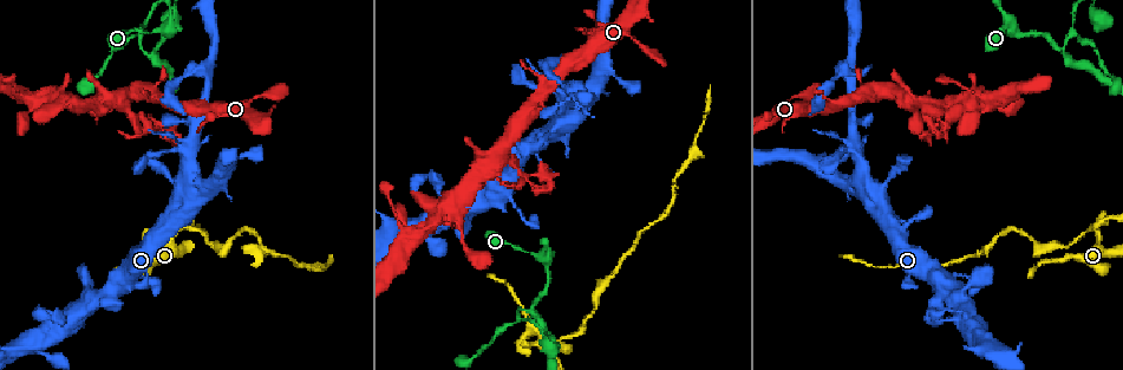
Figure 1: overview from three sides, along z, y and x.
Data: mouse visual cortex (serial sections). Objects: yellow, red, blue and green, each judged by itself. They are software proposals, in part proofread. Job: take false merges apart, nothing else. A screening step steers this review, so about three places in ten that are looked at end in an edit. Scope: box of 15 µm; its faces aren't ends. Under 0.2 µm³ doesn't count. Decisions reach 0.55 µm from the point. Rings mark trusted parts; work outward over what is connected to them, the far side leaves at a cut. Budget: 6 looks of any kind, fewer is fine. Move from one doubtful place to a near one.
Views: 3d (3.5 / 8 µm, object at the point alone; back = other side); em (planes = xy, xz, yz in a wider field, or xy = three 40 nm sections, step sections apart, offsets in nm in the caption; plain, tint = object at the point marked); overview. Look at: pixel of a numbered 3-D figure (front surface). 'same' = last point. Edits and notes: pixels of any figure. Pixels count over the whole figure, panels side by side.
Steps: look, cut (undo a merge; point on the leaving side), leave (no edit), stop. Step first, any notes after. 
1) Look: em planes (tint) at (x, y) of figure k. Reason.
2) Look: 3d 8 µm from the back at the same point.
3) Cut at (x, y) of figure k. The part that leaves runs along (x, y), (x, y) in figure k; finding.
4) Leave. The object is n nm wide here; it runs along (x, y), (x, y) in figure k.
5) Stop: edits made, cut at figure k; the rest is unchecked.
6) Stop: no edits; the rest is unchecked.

Look: 3d 3.5 µm at (922, 117) of figure 1. Narrows sharply.

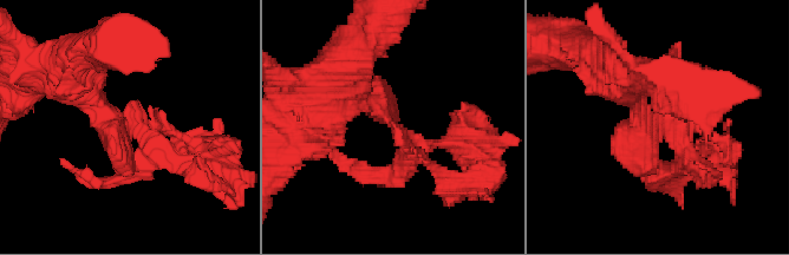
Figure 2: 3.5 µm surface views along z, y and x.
Look: em xy step 2 (tint) at (392, 127) of figure 2. Shape alone is not enough.

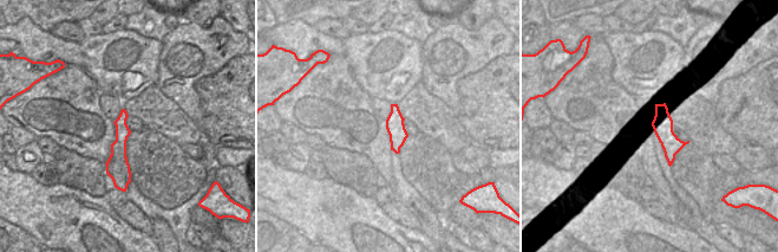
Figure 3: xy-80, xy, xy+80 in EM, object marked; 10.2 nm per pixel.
Cut at (417, 157) of figure 2. The object is 190 nm wide here; the part that leaves runs along (392, 125), (413, 150), (476, 146) in figure 2; a second cell is stuck on.

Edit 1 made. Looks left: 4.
Look: overview.

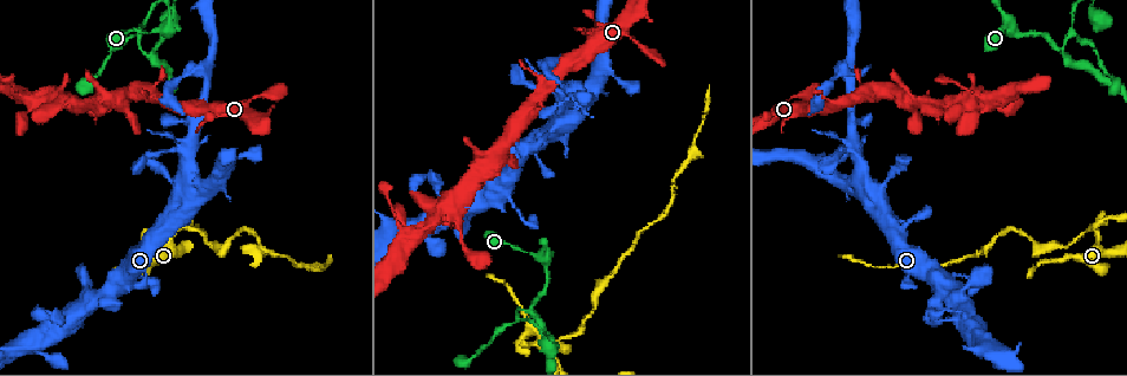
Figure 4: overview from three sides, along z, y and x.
Look: 3d 8 µm at (532, 308) of figure 4. Three-way junction.

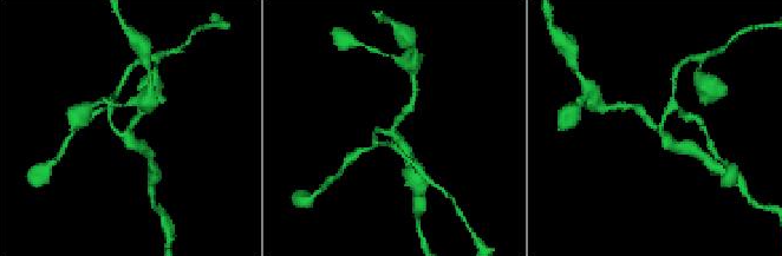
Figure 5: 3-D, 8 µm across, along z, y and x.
Look: 3d 3.5 µm at (664, 132) of figure 5. Zoom in.

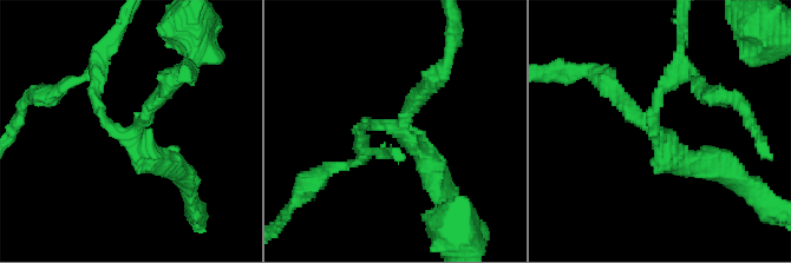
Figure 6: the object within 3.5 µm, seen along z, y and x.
Look: em xy step 5 (tint) at (656, 130) of figure 6. Shape alone is not enough.

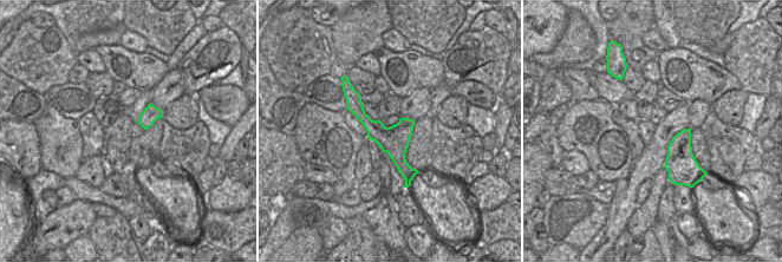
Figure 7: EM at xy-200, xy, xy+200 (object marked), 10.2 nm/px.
Cut at (657, 102) of figure 6. 3 arms meet here; the arms are 150, 200, 300 nm wide; the part that leaves runs along (657, 135), (653, 112), (680, 68), (680, 37) in figure 6; a second cell is stuck on.

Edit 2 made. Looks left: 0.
Stop: edits made, cut at figure 2, cut at figure 6; the rest is unchecked.

